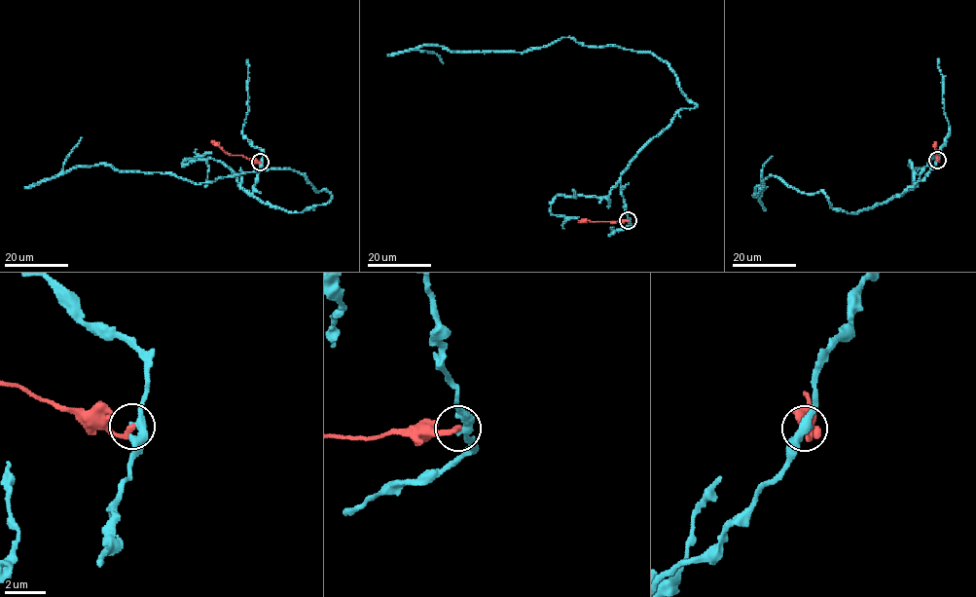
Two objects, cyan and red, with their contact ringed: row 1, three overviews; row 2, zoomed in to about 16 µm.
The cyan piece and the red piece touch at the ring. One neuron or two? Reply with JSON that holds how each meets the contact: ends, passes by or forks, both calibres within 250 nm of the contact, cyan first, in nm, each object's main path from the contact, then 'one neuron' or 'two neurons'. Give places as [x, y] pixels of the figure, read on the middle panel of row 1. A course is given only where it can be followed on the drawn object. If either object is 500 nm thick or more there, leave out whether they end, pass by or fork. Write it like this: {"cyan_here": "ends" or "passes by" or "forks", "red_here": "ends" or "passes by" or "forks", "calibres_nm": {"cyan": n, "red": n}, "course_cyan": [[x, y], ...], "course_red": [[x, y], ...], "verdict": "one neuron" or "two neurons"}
{"cyan_here": "passes by", "red_here": "ends", "calibres_nm": {"cyan": 360, "red": 280}, "course_cyan": [[628, 221], [621, 173], [680, 109], [696, 105], [666, 61], [568, 37], [522, 53], [417, 49], [443, 64]], "course_red": [[628, 221], [579, 221]], "verdict": "two neurons"}

